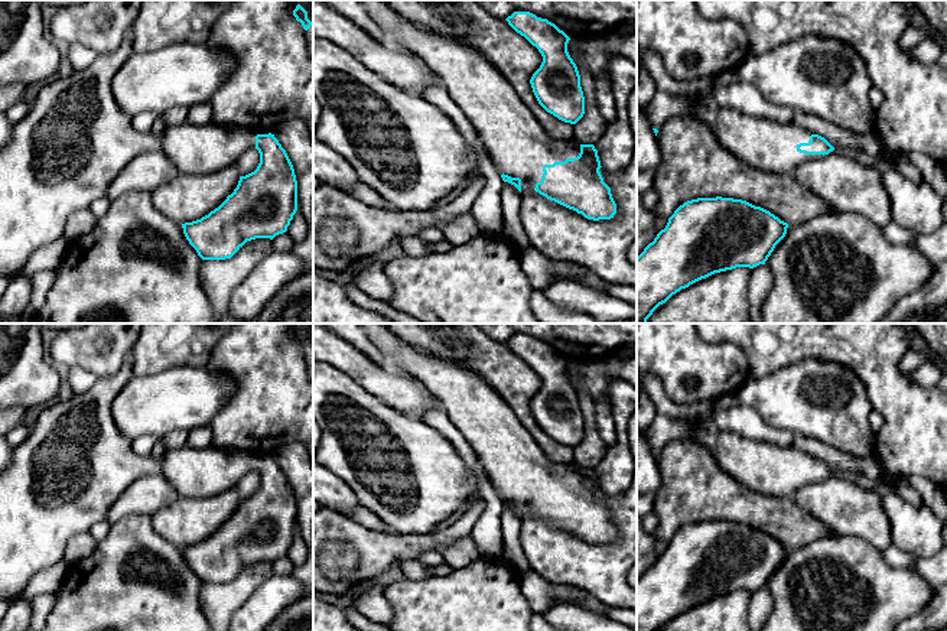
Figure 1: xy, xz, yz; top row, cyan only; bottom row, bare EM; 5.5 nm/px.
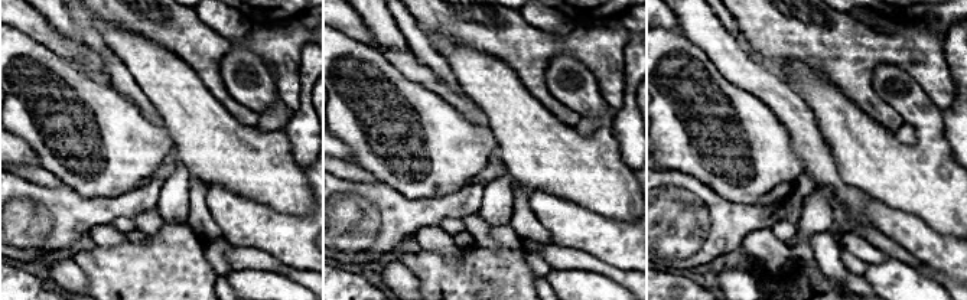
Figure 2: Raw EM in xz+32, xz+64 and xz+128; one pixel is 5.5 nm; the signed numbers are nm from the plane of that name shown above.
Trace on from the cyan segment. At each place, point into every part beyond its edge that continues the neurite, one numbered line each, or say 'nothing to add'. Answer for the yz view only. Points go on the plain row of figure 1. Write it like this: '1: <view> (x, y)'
1: yz (770, 470)

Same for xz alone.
1: xz (518, 470)

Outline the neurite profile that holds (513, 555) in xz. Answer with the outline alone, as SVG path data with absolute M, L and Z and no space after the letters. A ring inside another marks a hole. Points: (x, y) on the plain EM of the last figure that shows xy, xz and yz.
M504 505L502 511L502 554L507 563L518 576L531 569L520 544L521 515L511 507Z

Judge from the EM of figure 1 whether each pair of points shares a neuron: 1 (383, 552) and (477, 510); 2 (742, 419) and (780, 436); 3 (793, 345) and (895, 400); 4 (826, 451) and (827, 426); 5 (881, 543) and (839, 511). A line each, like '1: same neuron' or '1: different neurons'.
1: same neuron
2: same neuron
3: same neuron
4: different neurons
5: same neuron

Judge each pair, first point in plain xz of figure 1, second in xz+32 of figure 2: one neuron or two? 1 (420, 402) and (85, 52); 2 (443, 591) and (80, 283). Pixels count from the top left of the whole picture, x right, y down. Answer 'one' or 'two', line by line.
1: one
2: two

